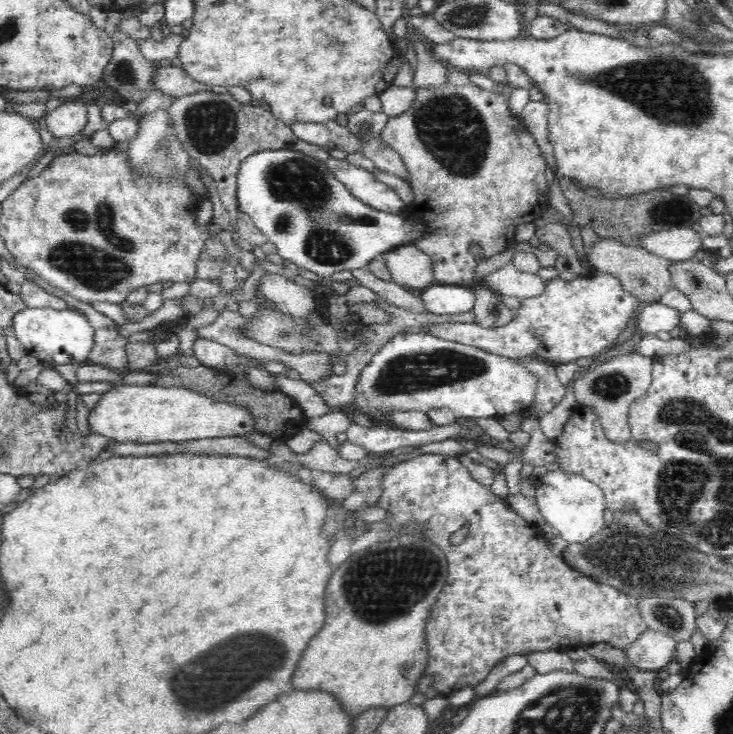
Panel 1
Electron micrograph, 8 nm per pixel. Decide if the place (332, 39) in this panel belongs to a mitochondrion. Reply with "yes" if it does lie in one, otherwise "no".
yes

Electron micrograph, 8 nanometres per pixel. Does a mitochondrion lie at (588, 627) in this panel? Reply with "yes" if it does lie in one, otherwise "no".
no

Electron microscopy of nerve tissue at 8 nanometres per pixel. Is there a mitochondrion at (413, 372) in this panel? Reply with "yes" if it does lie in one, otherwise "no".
yes

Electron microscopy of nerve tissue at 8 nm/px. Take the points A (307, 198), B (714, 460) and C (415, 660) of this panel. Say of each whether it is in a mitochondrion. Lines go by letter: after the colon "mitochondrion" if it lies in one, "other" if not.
A: mitochondrion
B: mitochondrion
C: other

